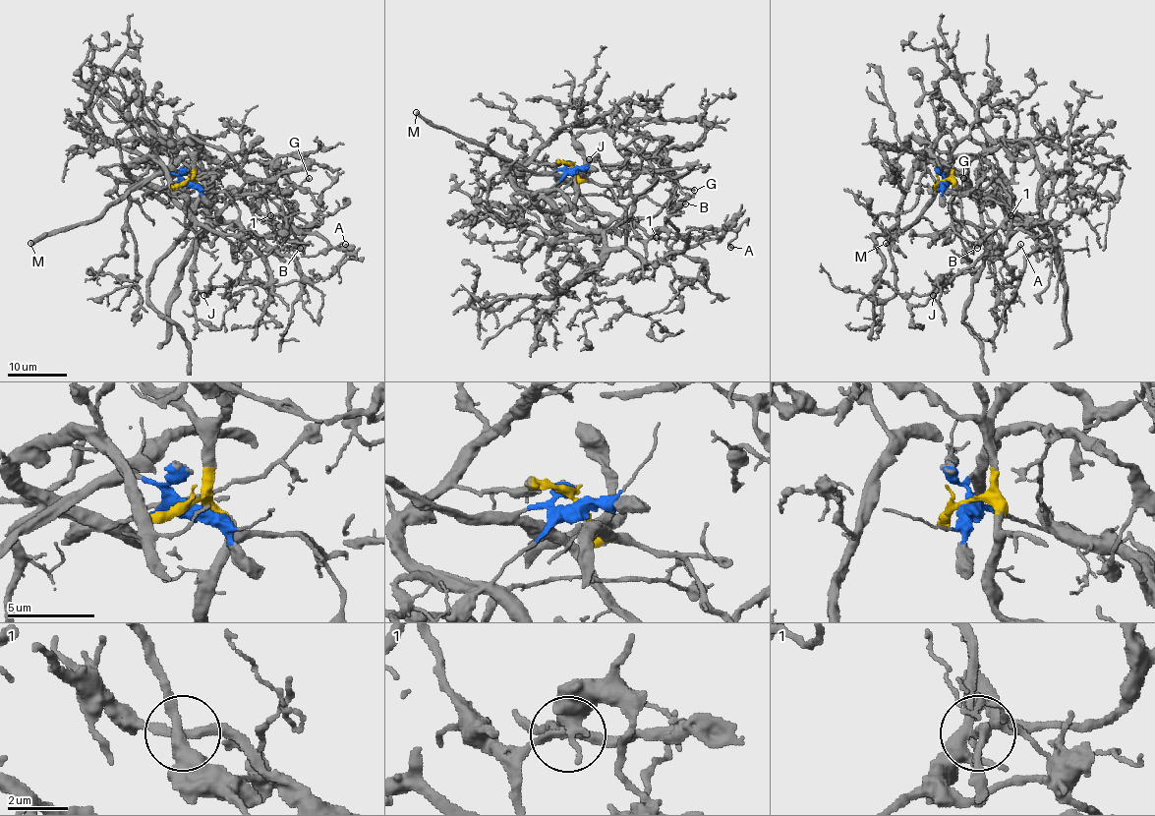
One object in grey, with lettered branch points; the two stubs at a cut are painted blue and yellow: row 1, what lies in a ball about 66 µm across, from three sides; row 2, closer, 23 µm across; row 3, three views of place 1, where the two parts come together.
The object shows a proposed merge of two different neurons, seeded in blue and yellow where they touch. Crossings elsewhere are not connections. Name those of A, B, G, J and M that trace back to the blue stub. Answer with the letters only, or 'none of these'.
B, G, M

